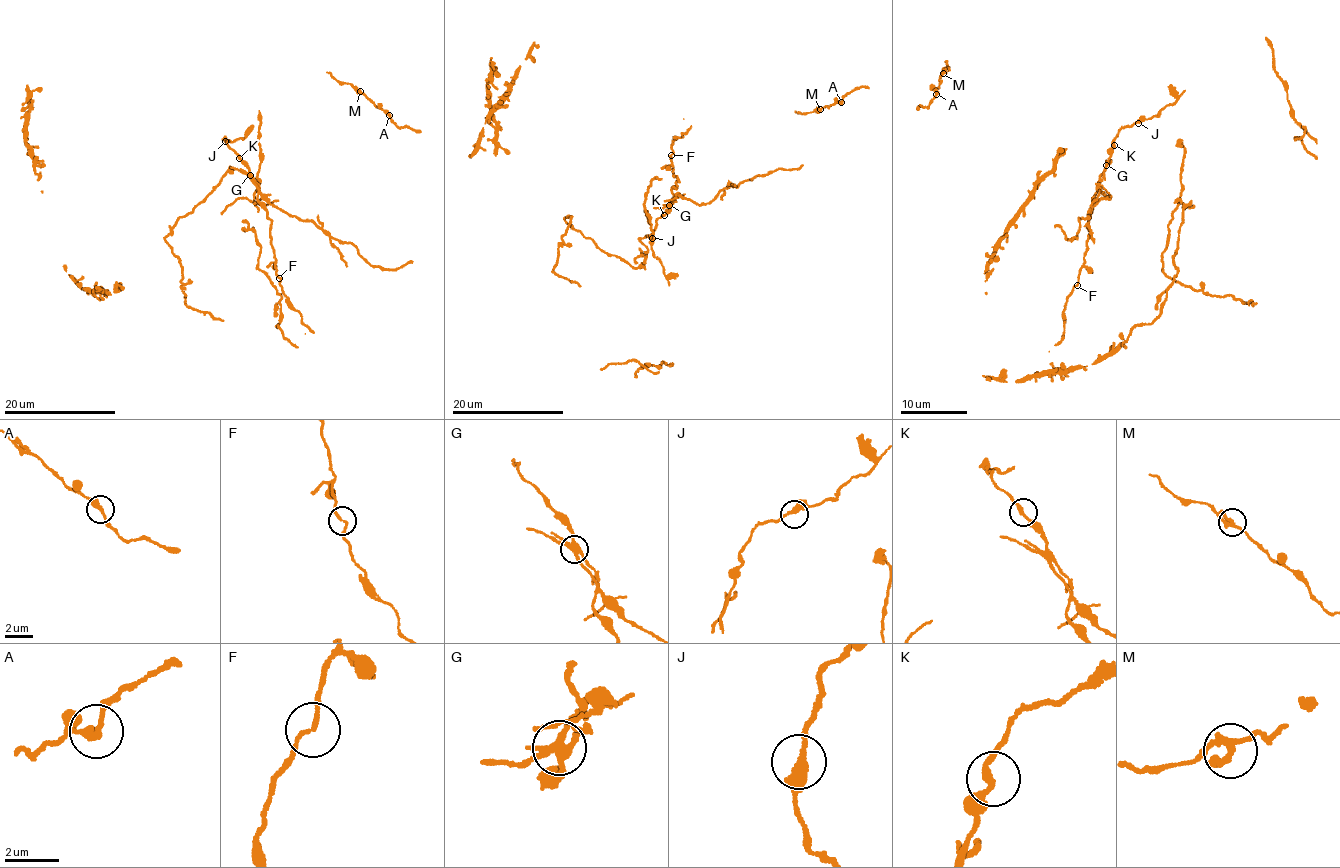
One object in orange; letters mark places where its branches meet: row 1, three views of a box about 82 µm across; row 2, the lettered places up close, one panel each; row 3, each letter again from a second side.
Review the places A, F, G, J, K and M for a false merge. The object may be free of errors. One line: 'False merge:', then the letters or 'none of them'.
False merge: G

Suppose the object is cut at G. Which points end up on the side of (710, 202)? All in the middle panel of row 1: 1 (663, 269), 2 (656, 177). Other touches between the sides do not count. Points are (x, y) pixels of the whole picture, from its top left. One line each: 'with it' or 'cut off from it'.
1: cut off from it
2: with it

